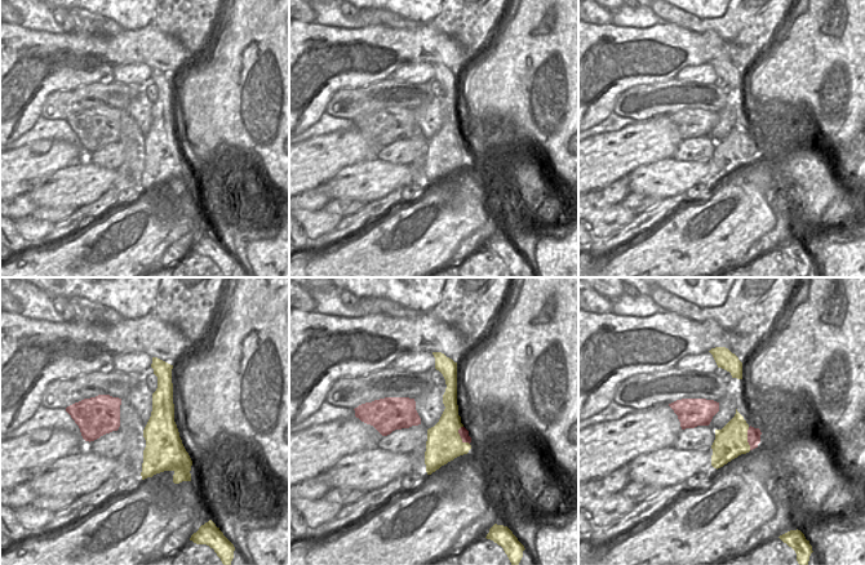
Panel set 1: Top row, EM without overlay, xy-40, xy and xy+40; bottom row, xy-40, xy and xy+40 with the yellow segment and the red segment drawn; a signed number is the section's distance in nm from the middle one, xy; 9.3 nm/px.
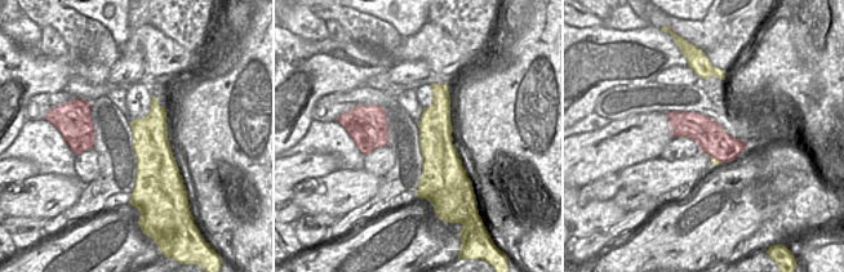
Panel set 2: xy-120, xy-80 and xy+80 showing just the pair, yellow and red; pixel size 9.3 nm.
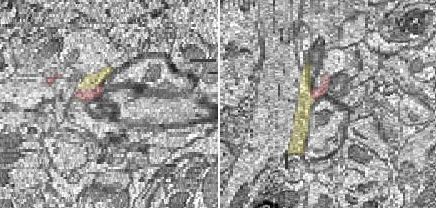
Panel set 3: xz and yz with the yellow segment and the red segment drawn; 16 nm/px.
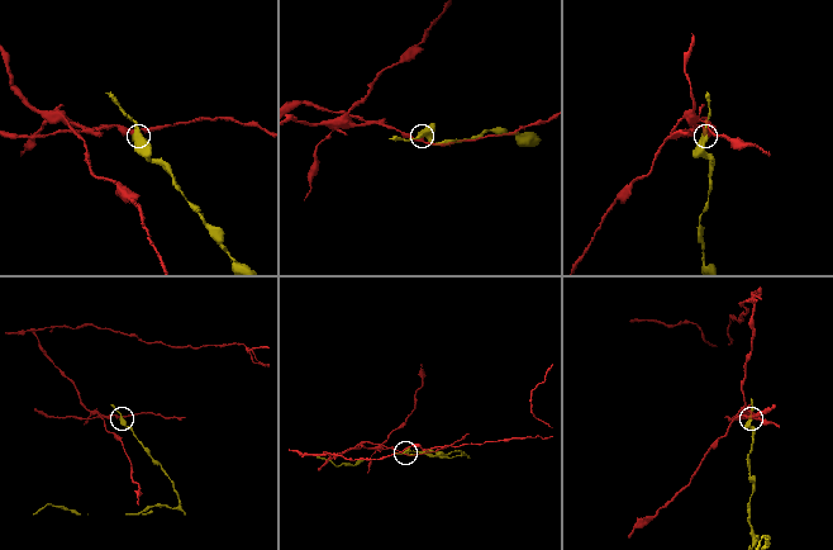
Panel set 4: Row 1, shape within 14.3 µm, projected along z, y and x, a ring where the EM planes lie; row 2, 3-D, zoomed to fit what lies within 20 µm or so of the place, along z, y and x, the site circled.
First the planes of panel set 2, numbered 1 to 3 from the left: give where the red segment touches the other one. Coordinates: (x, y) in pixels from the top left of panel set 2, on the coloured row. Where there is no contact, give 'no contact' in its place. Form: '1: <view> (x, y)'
1: no contact
2: no contact
3: xy+80 (716, 160)

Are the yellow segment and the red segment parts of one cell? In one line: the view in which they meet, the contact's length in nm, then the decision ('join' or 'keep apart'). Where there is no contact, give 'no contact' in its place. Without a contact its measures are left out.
meets yellow in xy; contact 190 nm long; keep apart

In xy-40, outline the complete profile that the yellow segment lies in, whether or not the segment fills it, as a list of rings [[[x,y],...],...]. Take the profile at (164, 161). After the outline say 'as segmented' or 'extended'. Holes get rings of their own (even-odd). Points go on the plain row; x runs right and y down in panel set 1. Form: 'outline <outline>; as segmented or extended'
outline [[[152,68],[151,79],[158,88],[158,99],[152,104],[151,128],[143,141],[142,191],[164,182],[173,182],[173,193],[191,192],[192,172],[186,163],[177,135],[173,115],[173,76]]]; as segmented

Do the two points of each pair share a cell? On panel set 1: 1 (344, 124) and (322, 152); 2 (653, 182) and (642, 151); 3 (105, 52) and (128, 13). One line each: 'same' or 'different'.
1: different
2: different
3: different

